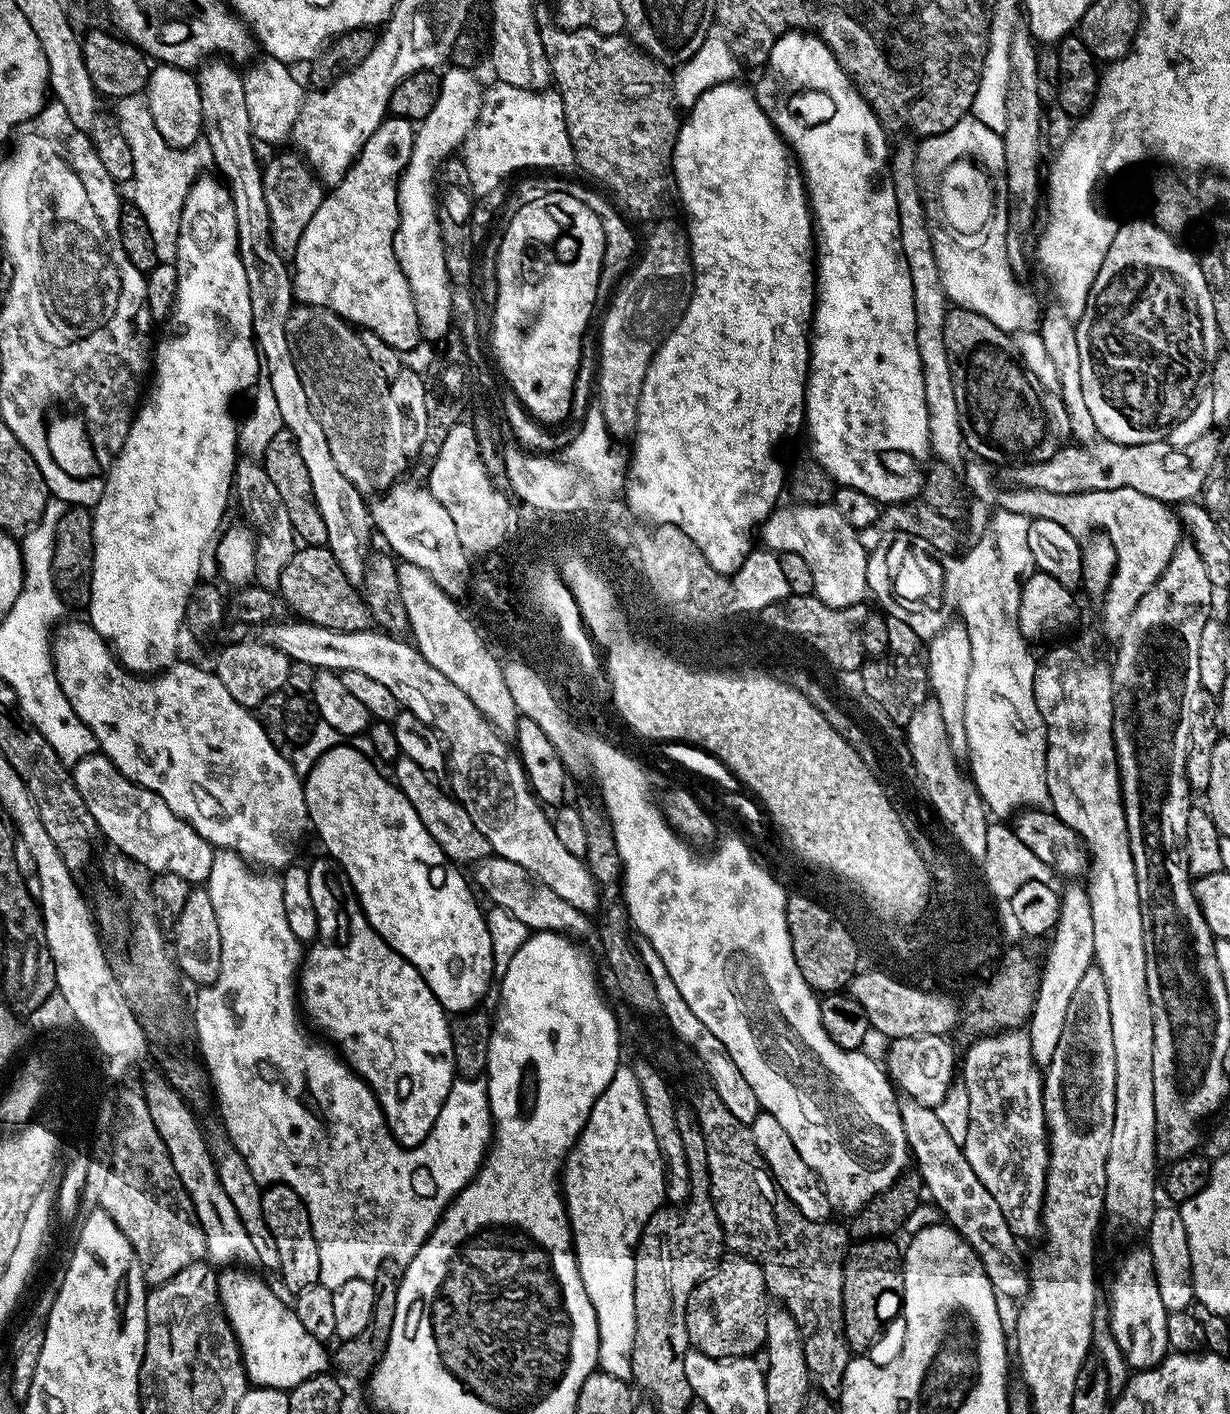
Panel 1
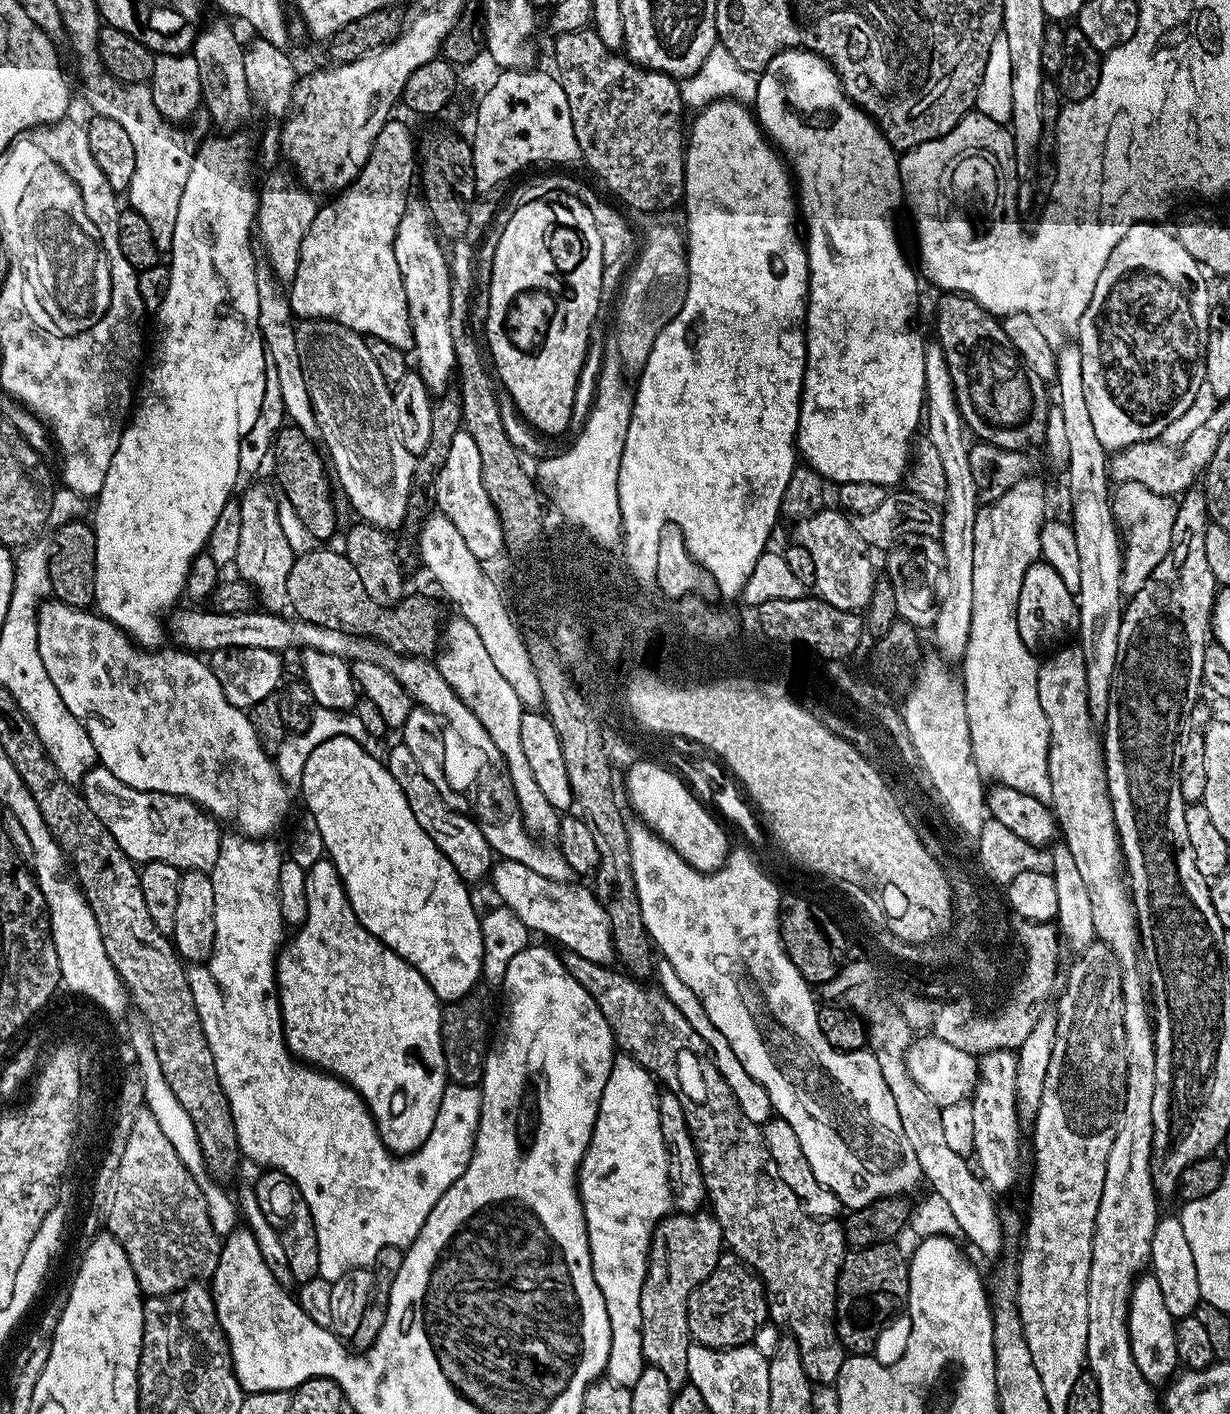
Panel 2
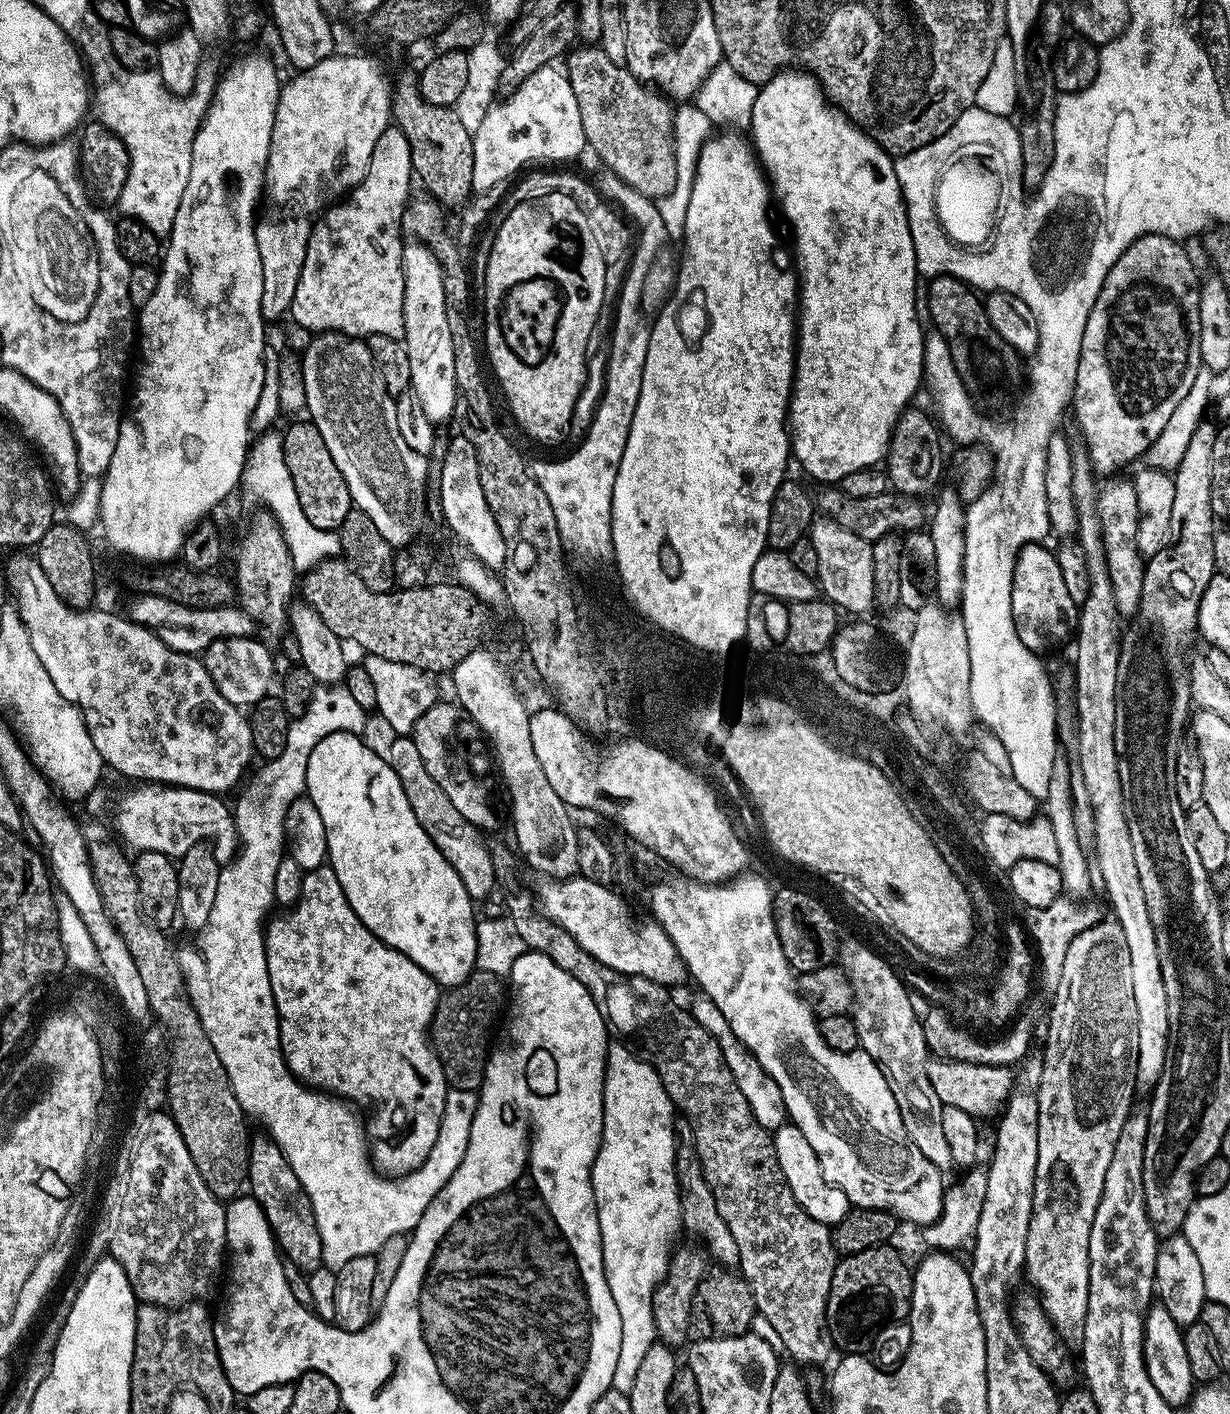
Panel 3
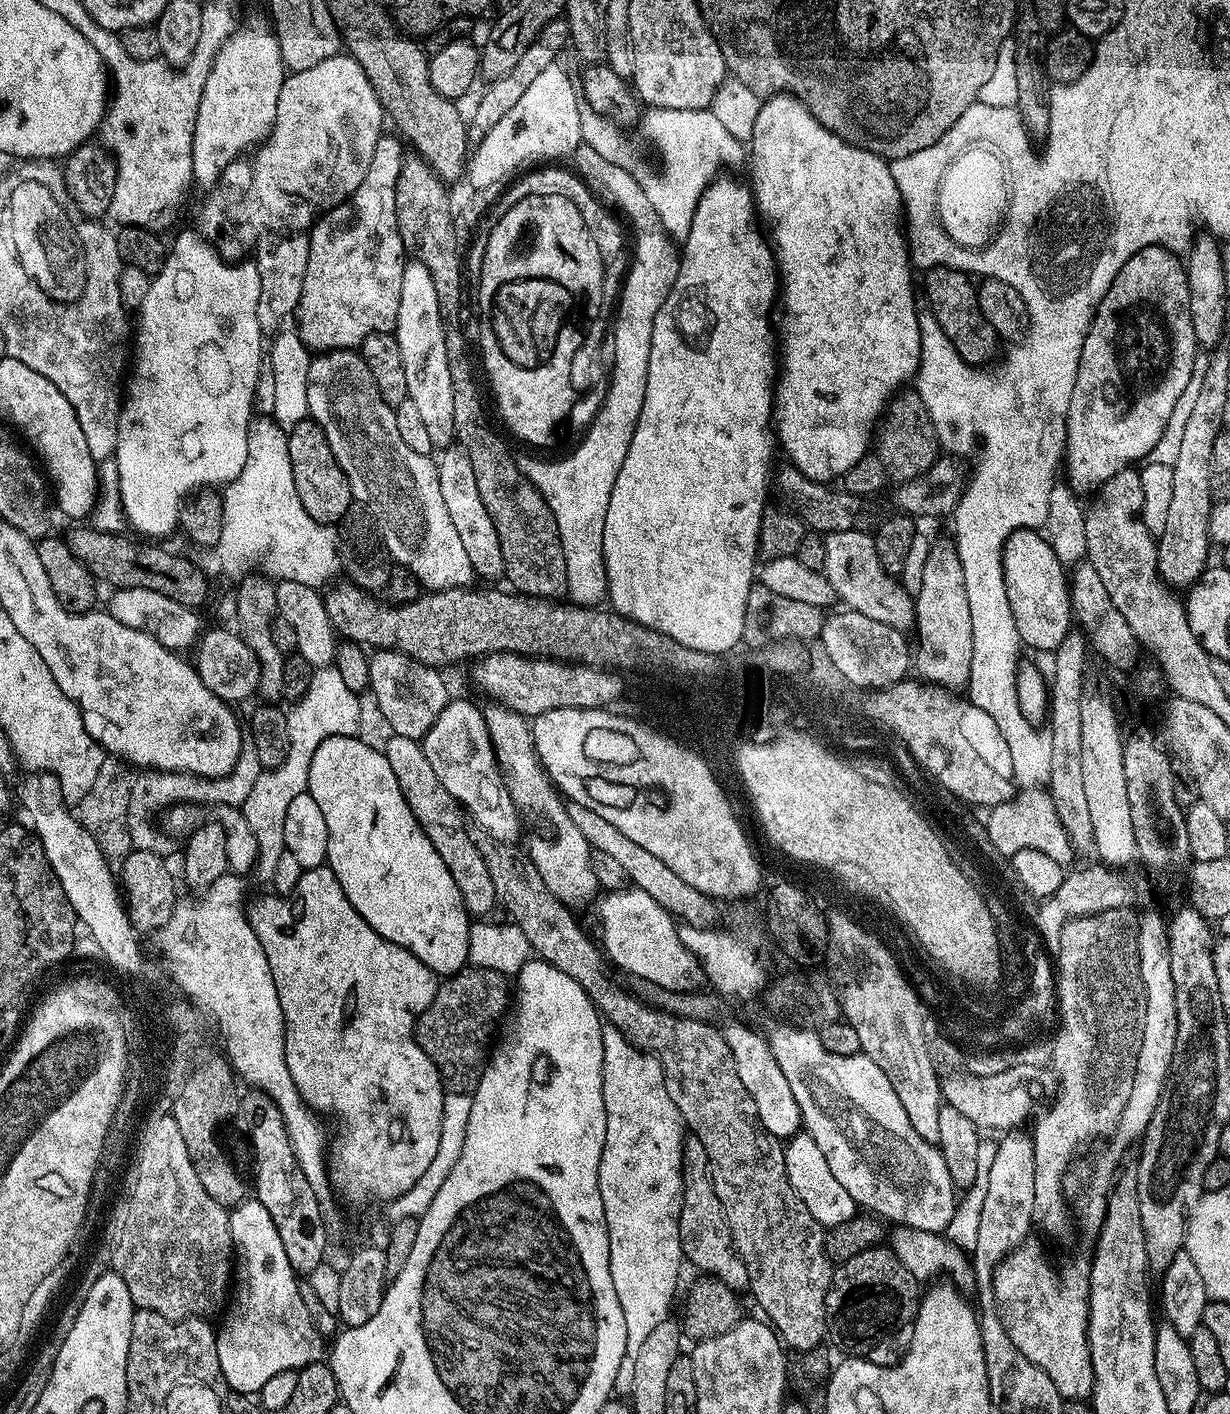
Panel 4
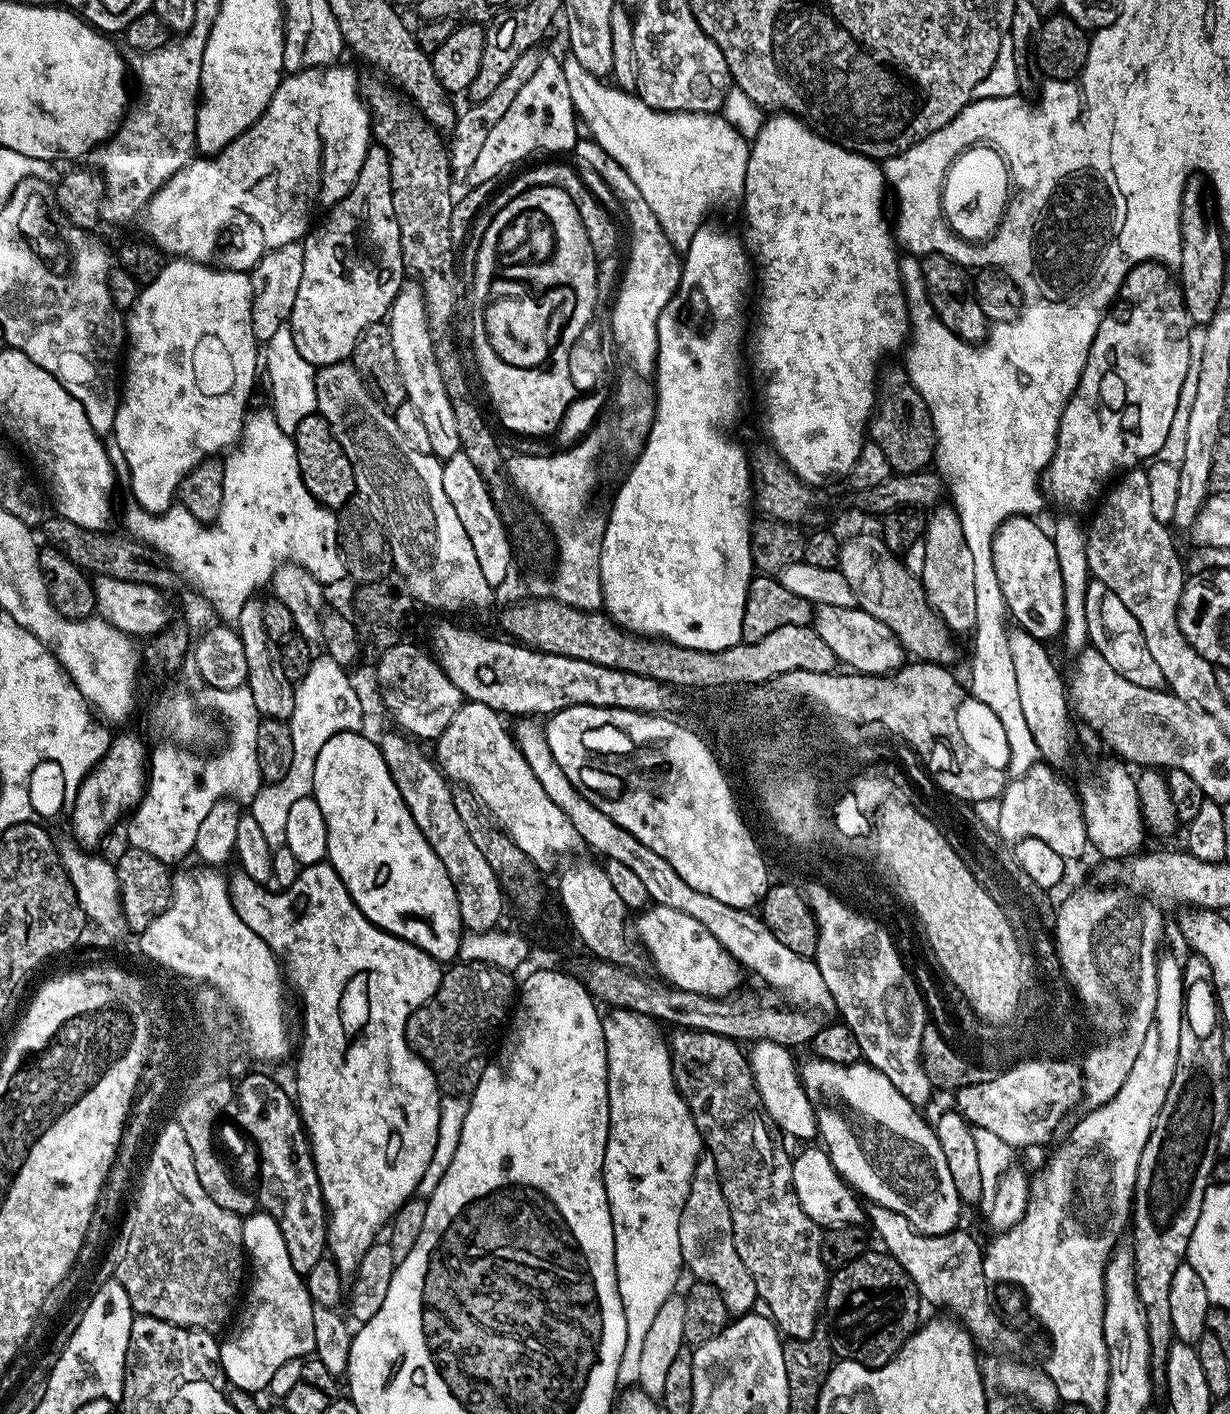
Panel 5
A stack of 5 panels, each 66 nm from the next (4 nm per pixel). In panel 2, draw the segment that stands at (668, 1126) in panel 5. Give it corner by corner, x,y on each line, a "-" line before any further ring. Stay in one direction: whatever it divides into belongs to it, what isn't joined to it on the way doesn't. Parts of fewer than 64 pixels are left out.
617,1055
578,1173
594,1282
598,1282
598,1290
602,1290
602,1298
606,1300
606,1310
610,1314
612,1337
606,1376
618,1382
618,1386
630,1389
638,1382
646,1367
642,1354
642,1286
648,1269
648,1247
652,1244
653,1230
673,1211
672,1191
668,1181
668,1151
658,1122
659,1101
658,1084
652,1073
647,1072
633,1056

